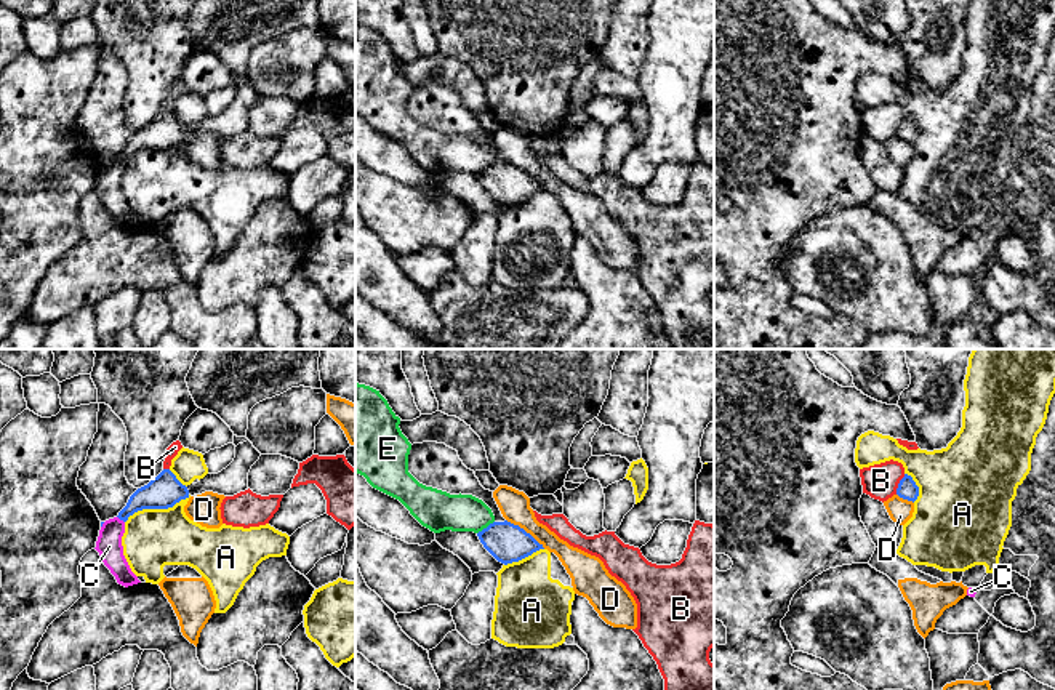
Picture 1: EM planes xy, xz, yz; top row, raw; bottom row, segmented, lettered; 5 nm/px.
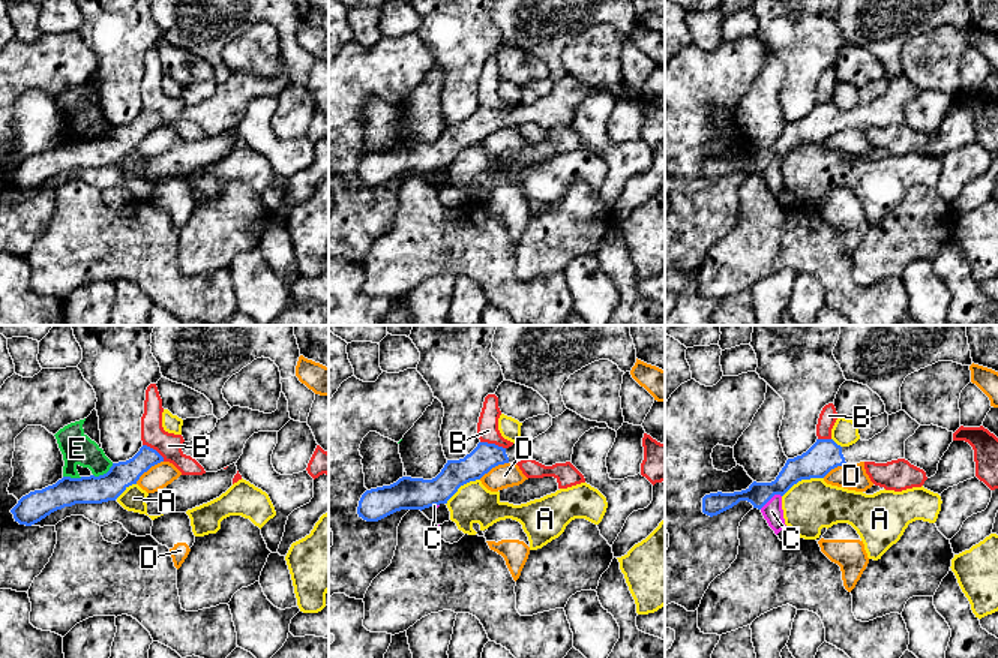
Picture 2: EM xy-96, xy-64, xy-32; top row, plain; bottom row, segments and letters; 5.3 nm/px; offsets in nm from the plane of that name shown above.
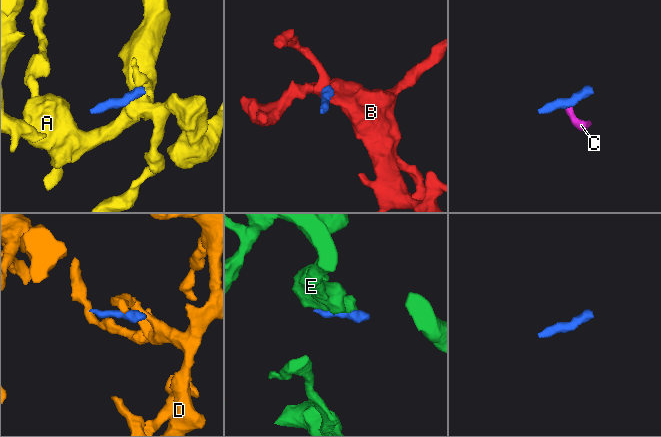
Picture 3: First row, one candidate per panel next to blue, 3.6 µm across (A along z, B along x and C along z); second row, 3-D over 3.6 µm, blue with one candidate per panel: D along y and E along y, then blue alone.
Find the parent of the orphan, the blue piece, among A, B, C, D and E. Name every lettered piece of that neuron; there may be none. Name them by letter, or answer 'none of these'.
none of these

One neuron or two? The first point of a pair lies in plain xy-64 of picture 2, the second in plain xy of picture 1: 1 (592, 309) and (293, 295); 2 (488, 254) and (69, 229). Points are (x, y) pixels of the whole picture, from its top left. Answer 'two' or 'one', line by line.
1: two
2: two

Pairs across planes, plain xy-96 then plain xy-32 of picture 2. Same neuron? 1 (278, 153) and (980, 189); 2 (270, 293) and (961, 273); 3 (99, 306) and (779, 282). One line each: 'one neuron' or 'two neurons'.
1: two neurons
2: two neurons
3: one neuron

